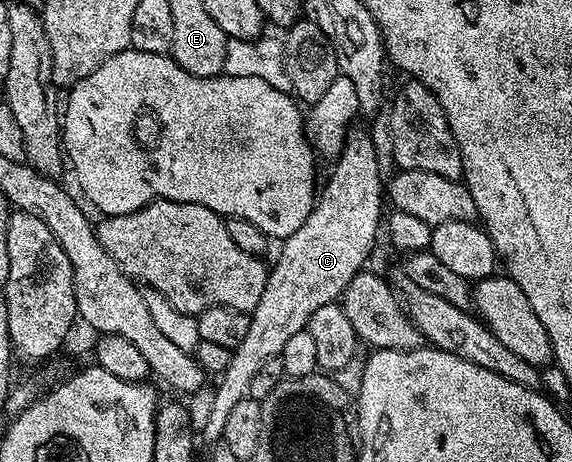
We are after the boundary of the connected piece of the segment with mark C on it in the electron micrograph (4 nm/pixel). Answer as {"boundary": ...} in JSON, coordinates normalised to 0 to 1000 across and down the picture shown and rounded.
{"boundary":[[[615,284],[600,305],[600,329],[584,348],[586,366],[572,390],[572,400],[563,400],[556,418],[556,439],[551,452],[533,472],[526,498],[514,502],[510,511],[493,522],[495,539],[481,563],[481,574],[472,574],[463,628],[456,628],[456,654],[435,677],[428,732],[404,764],[400,792],[381,816],[383,831],[374,833],[372,887],[358,922],[351,931],[351,944],[362,965],[388,955],[393,911],[400,905],[400,887],[414,879],[418,866],[434,864],[432,846],[442,810],[470,775],[488,771],[491,758],[498,758],[498,740],[512,732],[512,723],[531,716],[554,671],[570,658],[584,658],[598,643],[600,630],[614,617],[614,606],[626,589],[636,587],[642,561],[656,537],[656,517],[666,511],[666,478],[671,474],[668,442],[673,442],[673,381],[663,374],[663,338],[656,331],[656,312],[635,286]]]}

